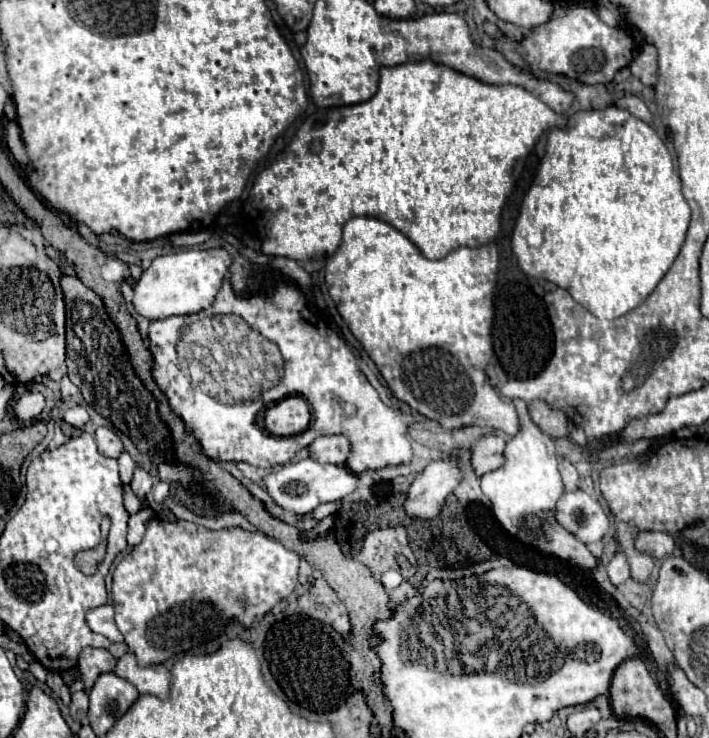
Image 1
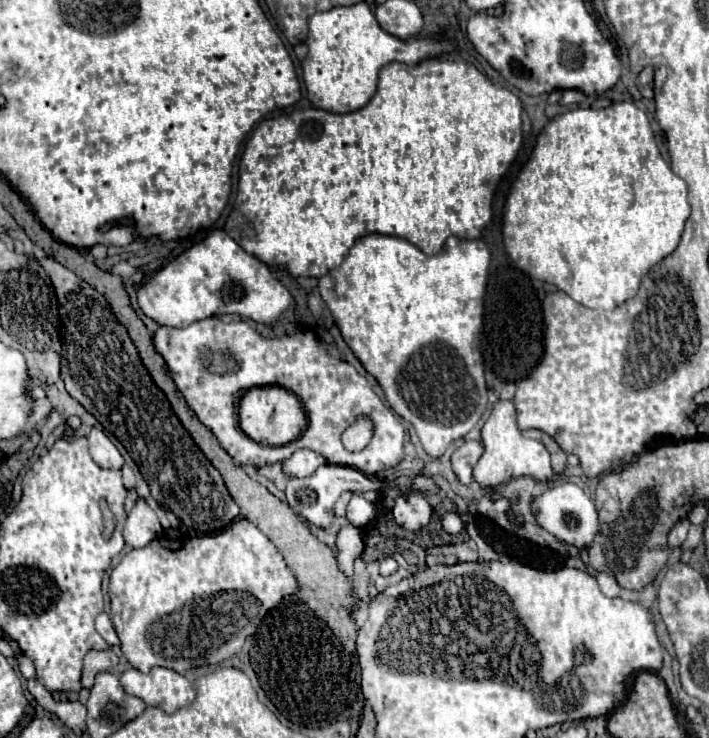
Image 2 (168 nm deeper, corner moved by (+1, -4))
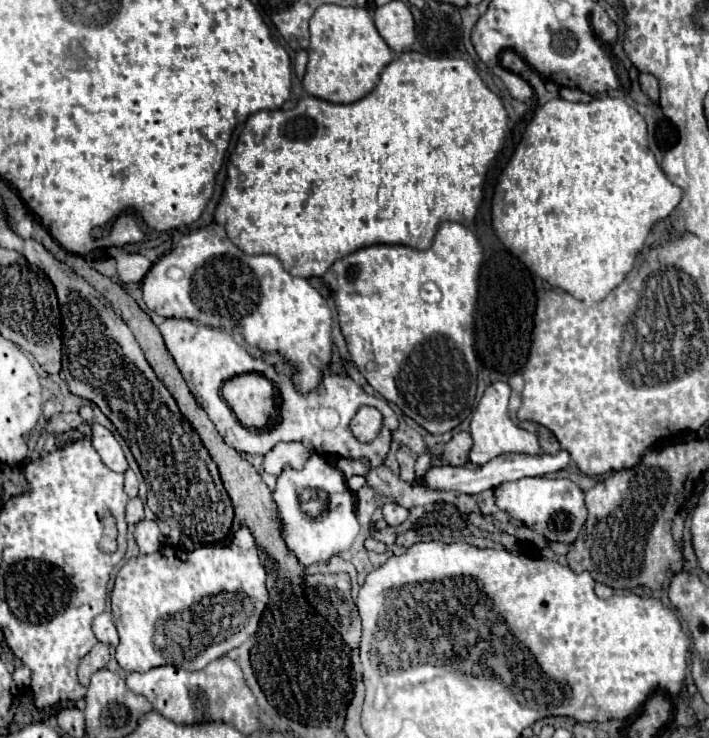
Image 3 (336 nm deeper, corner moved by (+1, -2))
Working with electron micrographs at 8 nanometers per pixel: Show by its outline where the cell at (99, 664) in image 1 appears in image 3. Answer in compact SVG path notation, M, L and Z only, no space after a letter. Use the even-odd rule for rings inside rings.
M96 643L90 653L80 661L80 667L78 667L78 679L84 687L88 687L90 683L90 675L98 669L104 669L106 663L110 659L110 647L104 645L104 643Z

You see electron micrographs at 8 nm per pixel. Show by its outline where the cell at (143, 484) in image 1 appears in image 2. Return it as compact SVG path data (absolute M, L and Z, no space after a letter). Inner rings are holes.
M138 499L136 507L128 513L124 525L124 541L134 549L146 547L150 541L162 537L164 529L156 517L156 513L148 507L144 499Z

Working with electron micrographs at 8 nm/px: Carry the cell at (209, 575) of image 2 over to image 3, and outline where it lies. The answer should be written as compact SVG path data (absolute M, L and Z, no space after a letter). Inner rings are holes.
M242 525L232 535L230 545L202 545L194 551L162 545L156 553L130 557L116 575L110 601L112 619L120 633L116 659L122 669L144 673L152 667L174 665L188 671L200 671L210 661L224 657L230 649L240 647L250 635L256 633L258 621L268 603L266 569L260 561L252 531Z

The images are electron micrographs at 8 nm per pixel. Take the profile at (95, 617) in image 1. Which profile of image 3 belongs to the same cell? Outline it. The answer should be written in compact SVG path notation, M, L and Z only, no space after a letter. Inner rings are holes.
M110 613L98 615L98 617L94 619L94 625L92 625L92 627L94 627L94 633L96 633L98 641L102 641L102 643L106 643L106 645L112 645L112 647L118 645L120 637L118 637L118 631L116 631L116 627L114 627L114 623L112 623Z

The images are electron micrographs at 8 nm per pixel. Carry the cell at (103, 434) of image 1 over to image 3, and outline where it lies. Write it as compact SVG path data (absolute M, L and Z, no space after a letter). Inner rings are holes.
M90 423L90 429L92 429L92 445L96 447L102 463L106 467L110 467L112 471L126 471L128 469L128 463L124 459L124 453L122 453L122 447L120 443L116 441L116 437L102 425L98 423Z

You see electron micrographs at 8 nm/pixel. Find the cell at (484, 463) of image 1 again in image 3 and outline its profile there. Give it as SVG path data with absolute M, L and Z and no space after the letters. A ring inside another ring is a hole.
M456 433L448 443L446 443L446 451L444 451L444 461L456 467L464 467L468 463L468 451L472 449L472 437L470 433Z

